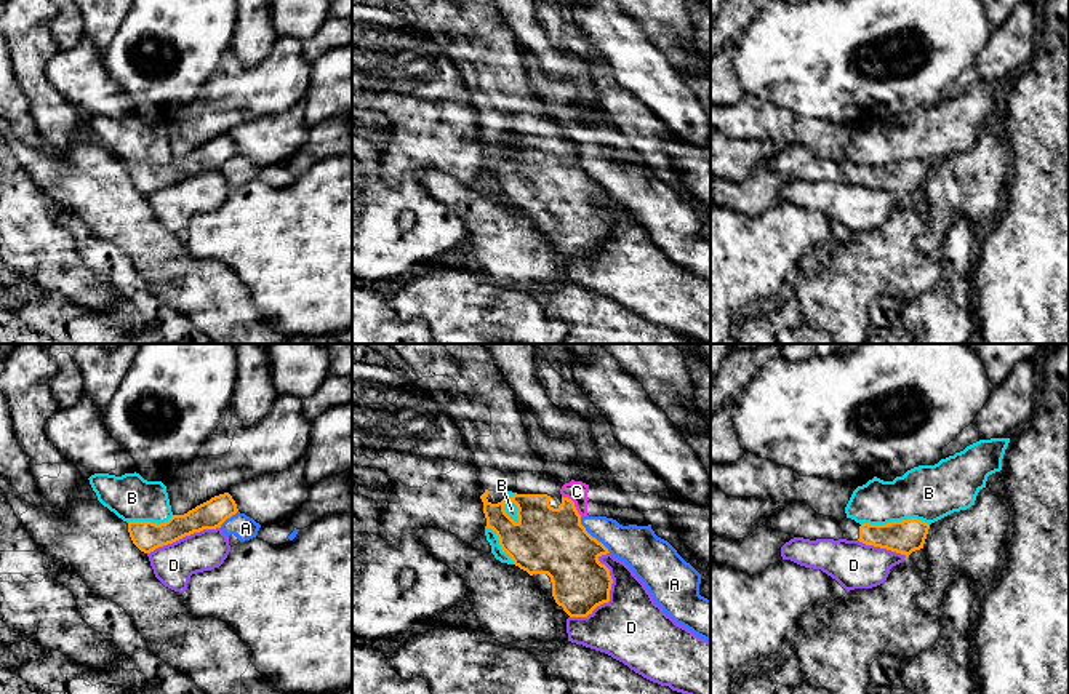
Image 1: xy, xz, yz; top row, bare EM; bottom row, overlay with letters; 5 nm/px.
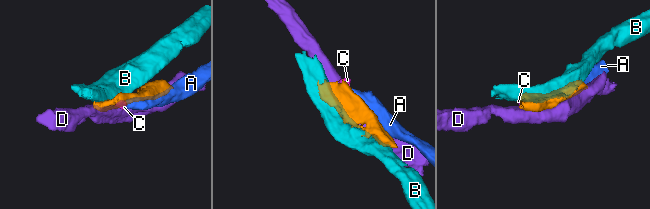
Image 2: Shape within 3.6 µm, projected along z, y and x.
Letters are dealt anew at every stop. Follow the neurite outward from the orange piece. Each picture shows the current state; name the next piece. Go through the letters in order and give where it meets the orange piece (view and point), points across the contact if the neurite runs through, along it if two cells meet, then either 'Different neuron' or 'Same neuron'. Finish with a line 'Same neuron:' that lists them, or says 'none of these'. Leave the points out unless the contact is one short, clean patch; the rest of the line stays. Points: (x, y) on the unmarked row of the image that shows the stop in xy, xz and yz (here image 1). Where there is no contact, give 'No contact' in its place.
A: Touches orange at xz (591, 178). Different neuron
B: Touches orange at yz (895, 163). Different neuron
C: Touches orange at xz (573, 146). Boundary: xz (562, 138), (567, 138), (581, 157). Different neuron
D: Touches orange at xz (608, 235). Different neuron
Same neuron: none of these

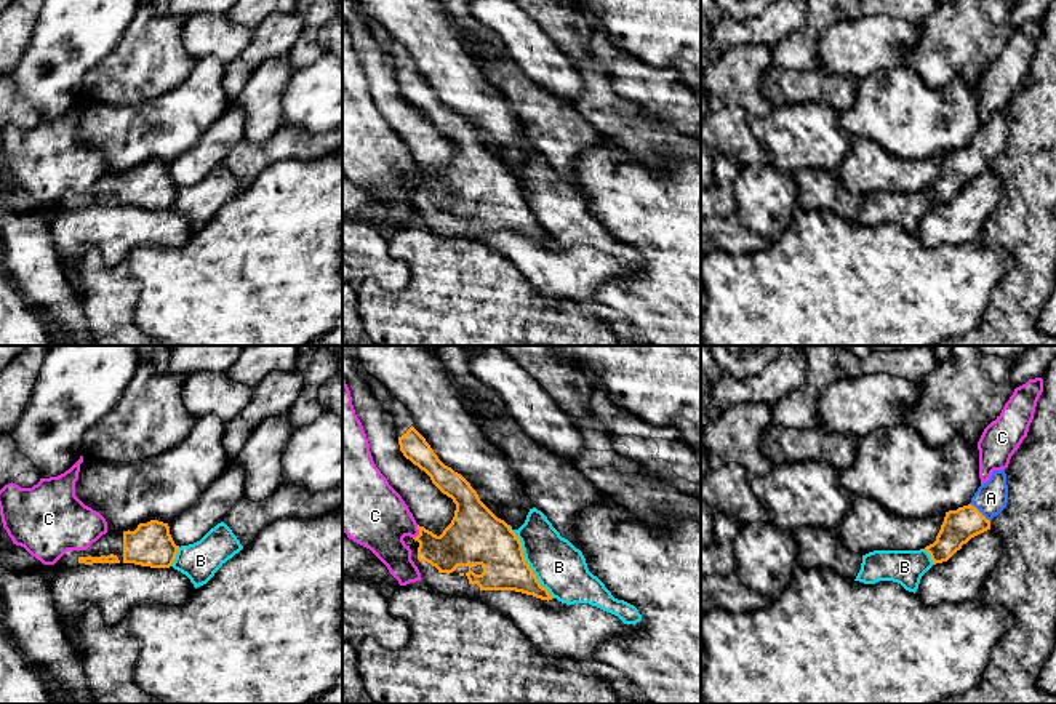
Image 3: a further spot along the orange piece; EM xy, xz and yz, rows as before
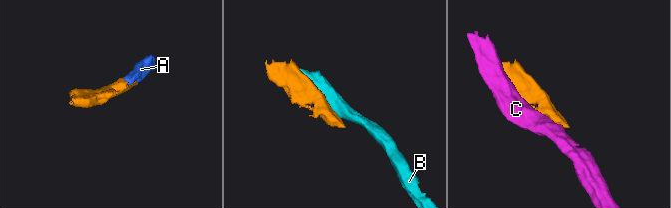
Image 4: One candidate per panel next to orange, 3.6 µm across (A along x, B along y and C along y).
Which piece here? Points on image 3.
A: Touches orange at yz (978, 152). Path across: yz (959, 168), (978, 152), (991, 140). Same neuron
B: Touches orange at xz (525, 204). Different neuron
C: Touches orange at xz (420, 173). Different neuron
Same neuron: A

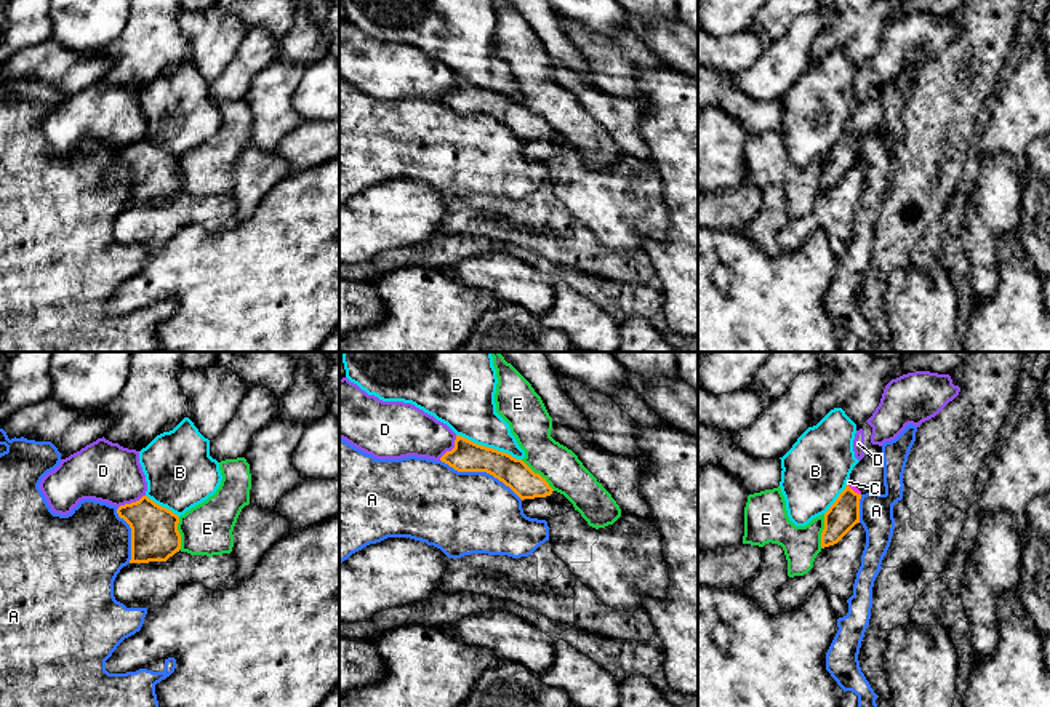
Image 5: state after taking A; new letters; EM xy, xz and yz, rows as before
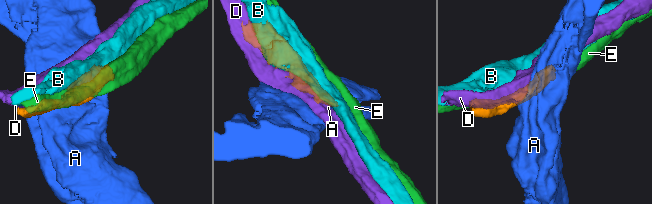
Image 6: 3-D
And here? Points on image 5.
A: Touches orange at xz (482, 112). Different neuron
B: Touches orange at xz (488, 90). Different neuron
C: Touches orange at yz (852, 131). Same neuron
D: Touches orange at xz (453, 90). Different neuron
E: Touches orange at xz (538, 115). Different neuron
Same neuron: C

